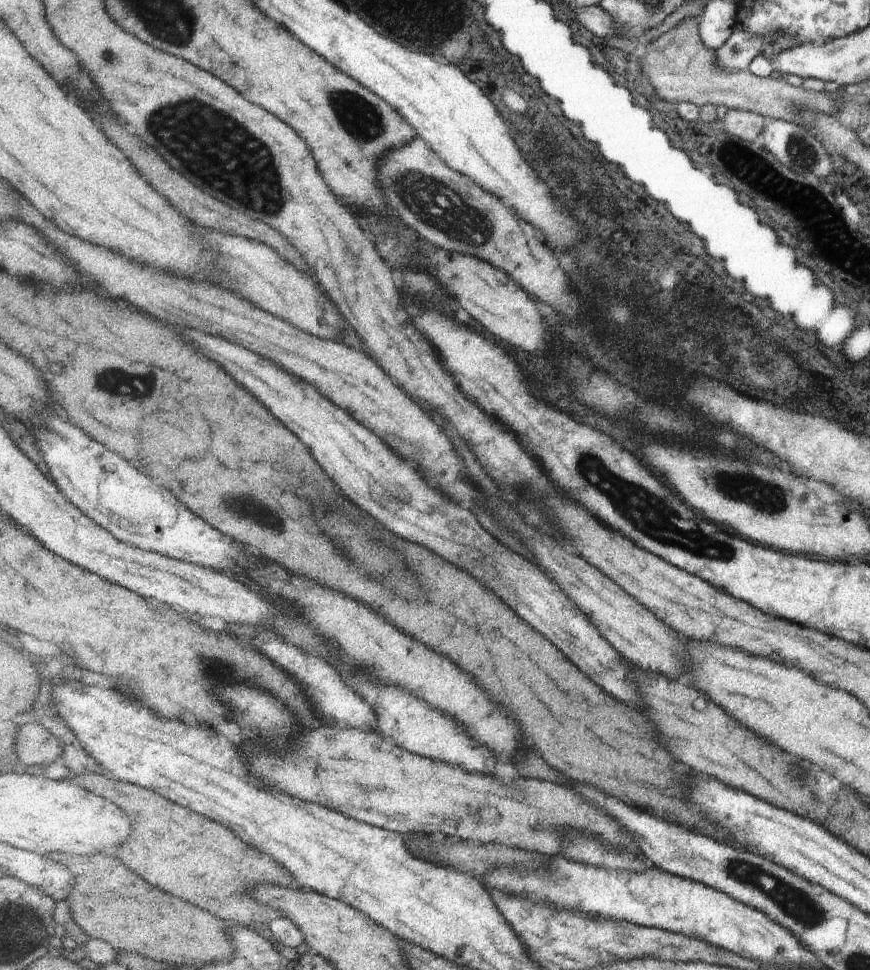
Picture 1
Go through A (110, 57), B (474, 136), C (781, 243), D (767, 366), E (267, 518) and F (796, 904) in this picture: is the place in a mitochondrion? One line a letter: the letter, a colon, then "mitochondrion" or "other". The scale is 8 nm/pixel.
A: mitochondrion
B: other
C: other
D: mitochondrion
E: mitochondrion
F: mitochondrion

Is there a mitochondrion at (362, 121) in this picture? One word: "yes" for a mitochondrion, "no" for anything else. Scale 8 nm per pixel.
yes

